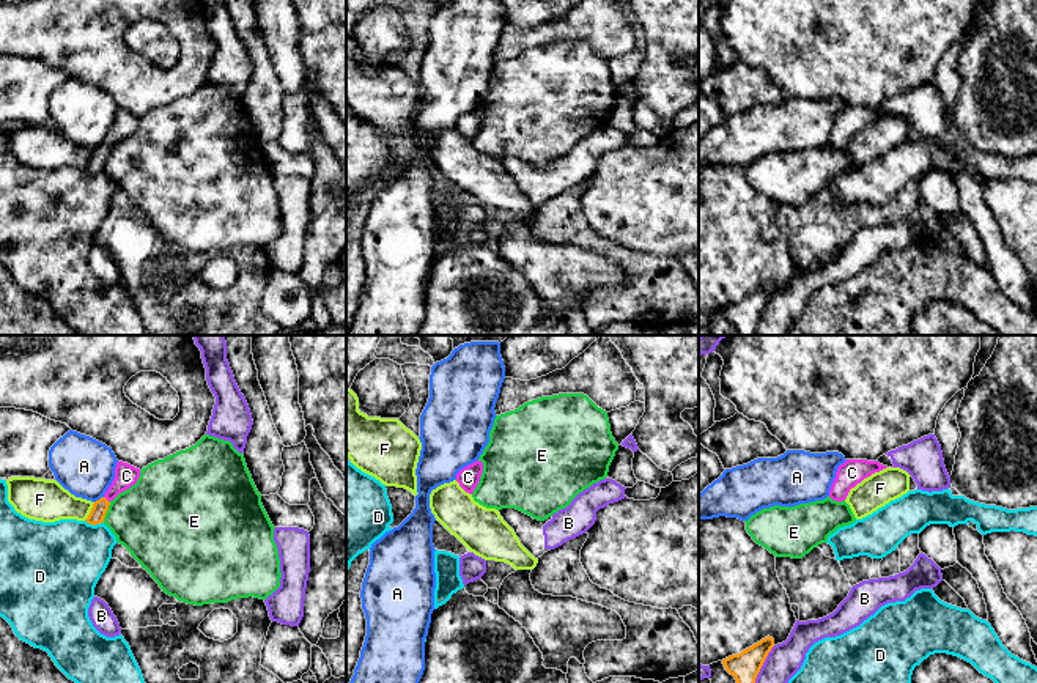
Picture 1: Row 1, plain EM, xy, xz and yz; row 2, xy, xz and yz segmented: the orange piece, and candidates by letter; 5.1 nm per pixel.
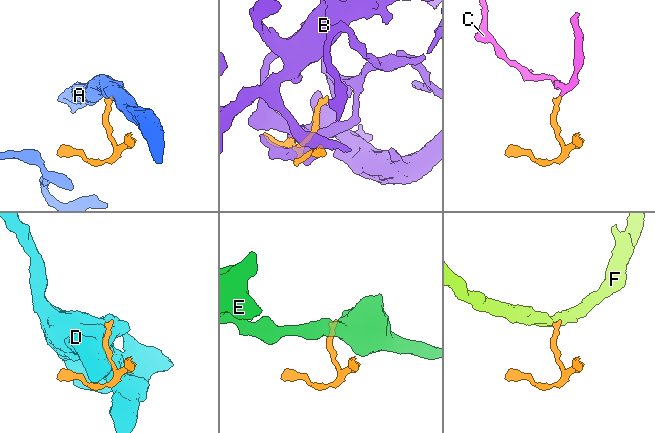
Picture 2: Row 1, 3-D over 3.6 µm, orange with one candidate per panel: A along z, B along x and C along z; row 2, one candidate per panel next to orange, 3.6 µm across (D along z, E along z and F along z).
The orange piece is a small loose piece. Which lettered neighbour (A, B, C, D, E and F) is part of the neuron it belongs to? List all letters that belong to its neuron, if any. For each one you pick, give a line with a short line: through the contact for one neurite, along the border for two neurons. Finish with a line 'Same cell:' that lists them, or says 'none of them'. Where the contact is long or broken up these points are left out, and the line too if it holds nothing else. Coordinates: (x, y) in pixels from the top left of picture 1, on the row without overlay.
C: line xy (99, 155), (106, 147), (126, 123)
Same cell: C

